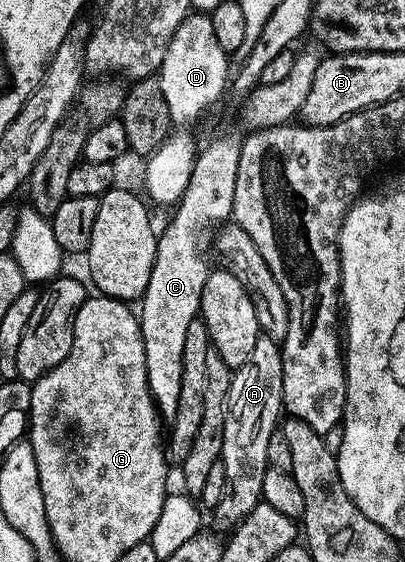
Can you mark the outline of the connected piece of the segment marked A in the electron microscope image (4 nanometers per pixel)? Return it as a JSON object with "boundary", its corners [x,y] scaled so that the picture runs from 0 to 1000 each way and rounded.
{"boundary":[[[640,598],[622,626],[602,648],[593,648],[578,658],[573,683],[563,690],[563,712],[558,714],[558,746],[553,747],[553,783],[548,785],[546,822],[553,826],[553,847],[558,867],[553,883],[538,900],[526,902],[523,915],[548,936],[575,940],[598,923],[622,911],[647,891],[647,870],[652,868],[652,840],[662,833],[662,783],[689,763],[691,746],[699,742],[696,721],[696,617],[689,603]]]}

